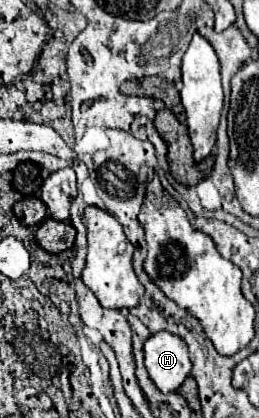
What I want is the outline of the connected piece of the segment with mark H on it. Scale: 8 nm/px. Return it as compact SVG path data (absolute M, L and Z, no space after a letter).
M168 331L154 333L146 339L144 365L150 379L162 393L176 391L192 369L186 343Z

